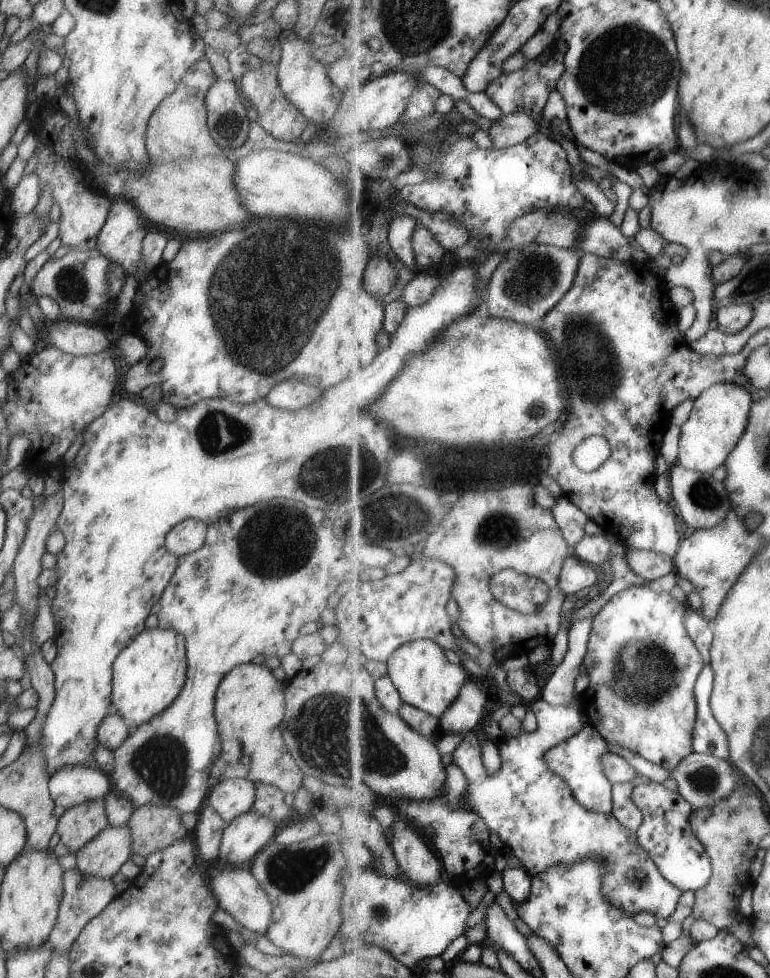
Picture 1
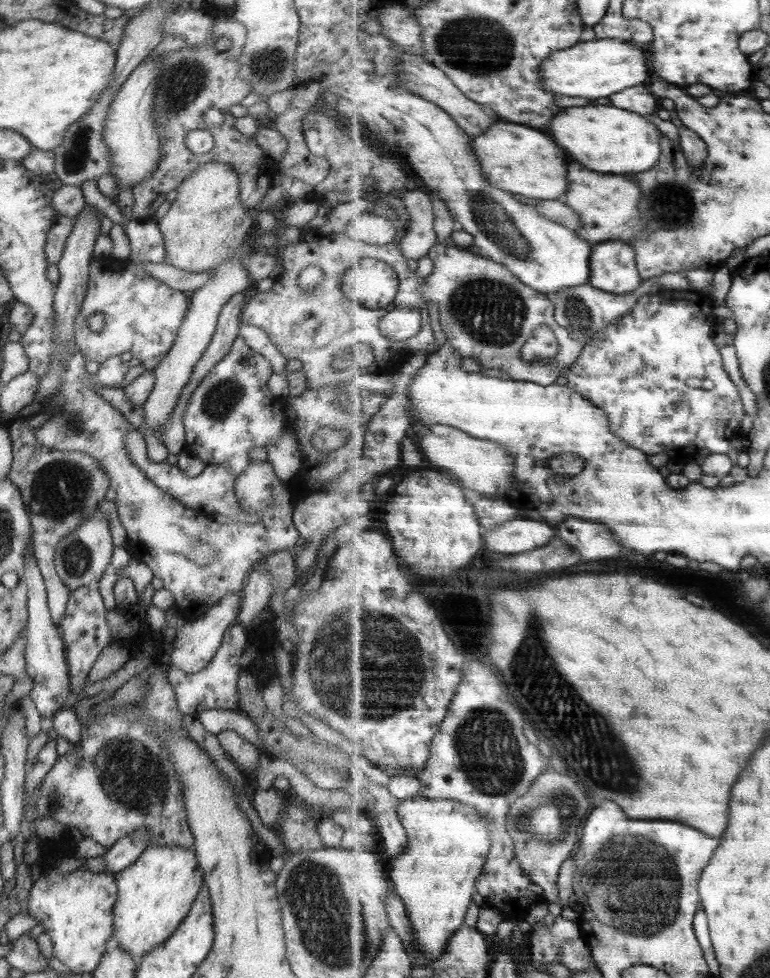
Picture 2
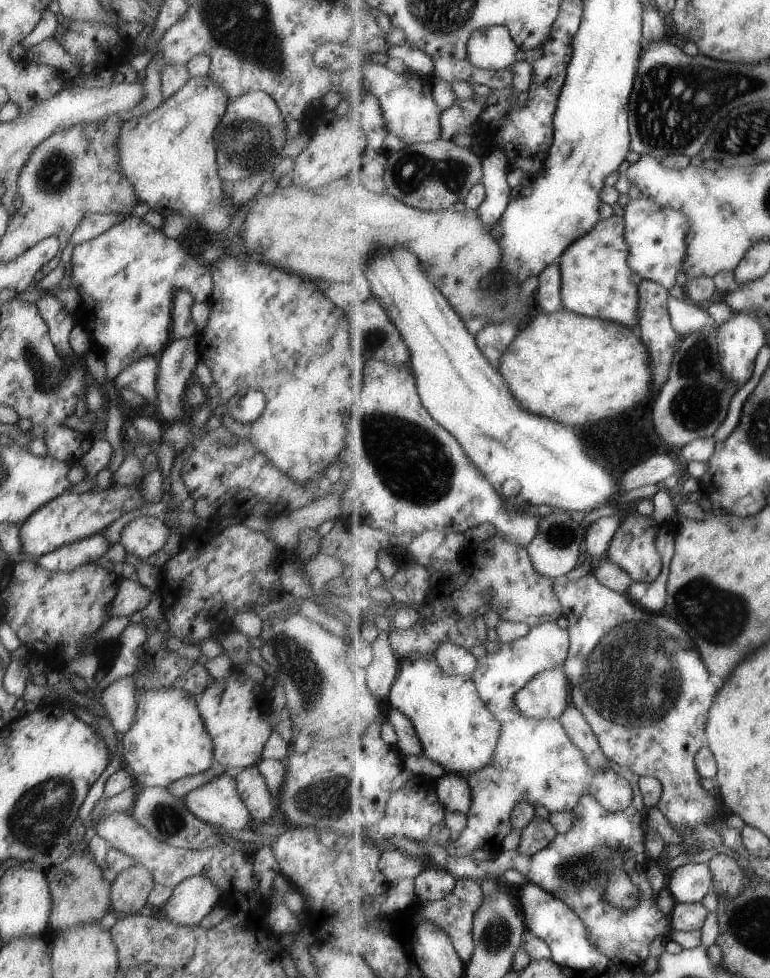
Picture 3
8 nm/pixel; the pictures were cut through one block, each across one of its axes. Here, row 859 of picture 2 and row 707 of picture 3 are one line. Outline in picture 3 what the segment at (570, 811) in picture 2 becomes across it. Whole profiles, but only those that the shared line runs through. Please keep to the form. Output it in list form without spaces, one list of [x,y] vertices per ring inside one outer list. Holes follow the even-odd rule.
[[[563,668],[545,670],[519,692],[517,706],[527,719],[557,718],[571,703],[570,679]]]

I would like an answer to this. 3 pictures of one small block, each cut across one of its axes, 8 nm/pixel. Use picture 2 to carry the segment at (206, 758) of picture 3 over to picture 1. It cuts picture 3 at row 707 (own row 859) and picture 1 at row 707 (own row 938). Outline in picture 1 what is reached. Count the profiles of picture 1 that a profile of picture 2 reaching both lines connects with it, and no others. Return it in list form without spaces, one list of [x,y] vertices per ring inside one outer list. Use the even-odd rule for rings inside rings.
[[[151,627],[134,636],[112,662],[112,710],[119,713],[130,730],[165,710],[179,694],[186,673],[185,641],[181,633]]]

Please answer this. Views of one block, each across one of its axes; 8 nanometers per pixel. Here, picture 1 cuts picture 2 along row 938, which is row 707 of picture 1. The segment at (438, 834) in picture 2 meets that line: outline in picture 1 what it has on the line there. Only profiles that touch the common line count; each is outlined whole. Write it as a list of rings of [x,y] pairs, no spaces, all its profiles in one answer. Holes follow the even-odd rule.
[[[417,639],[401,645],[389,657],[387,663],[391,680],[395,683],[404,702],[415,708],[424,710],[431,714],[431,716],[436,716],[438,719],[454,704],[459,693],[462,692],[462,686],[466,684],[466,680],[470,677],[462,665],[449,662],[447,656],[445,656],[445,649],[438,642],[431,639]]]

